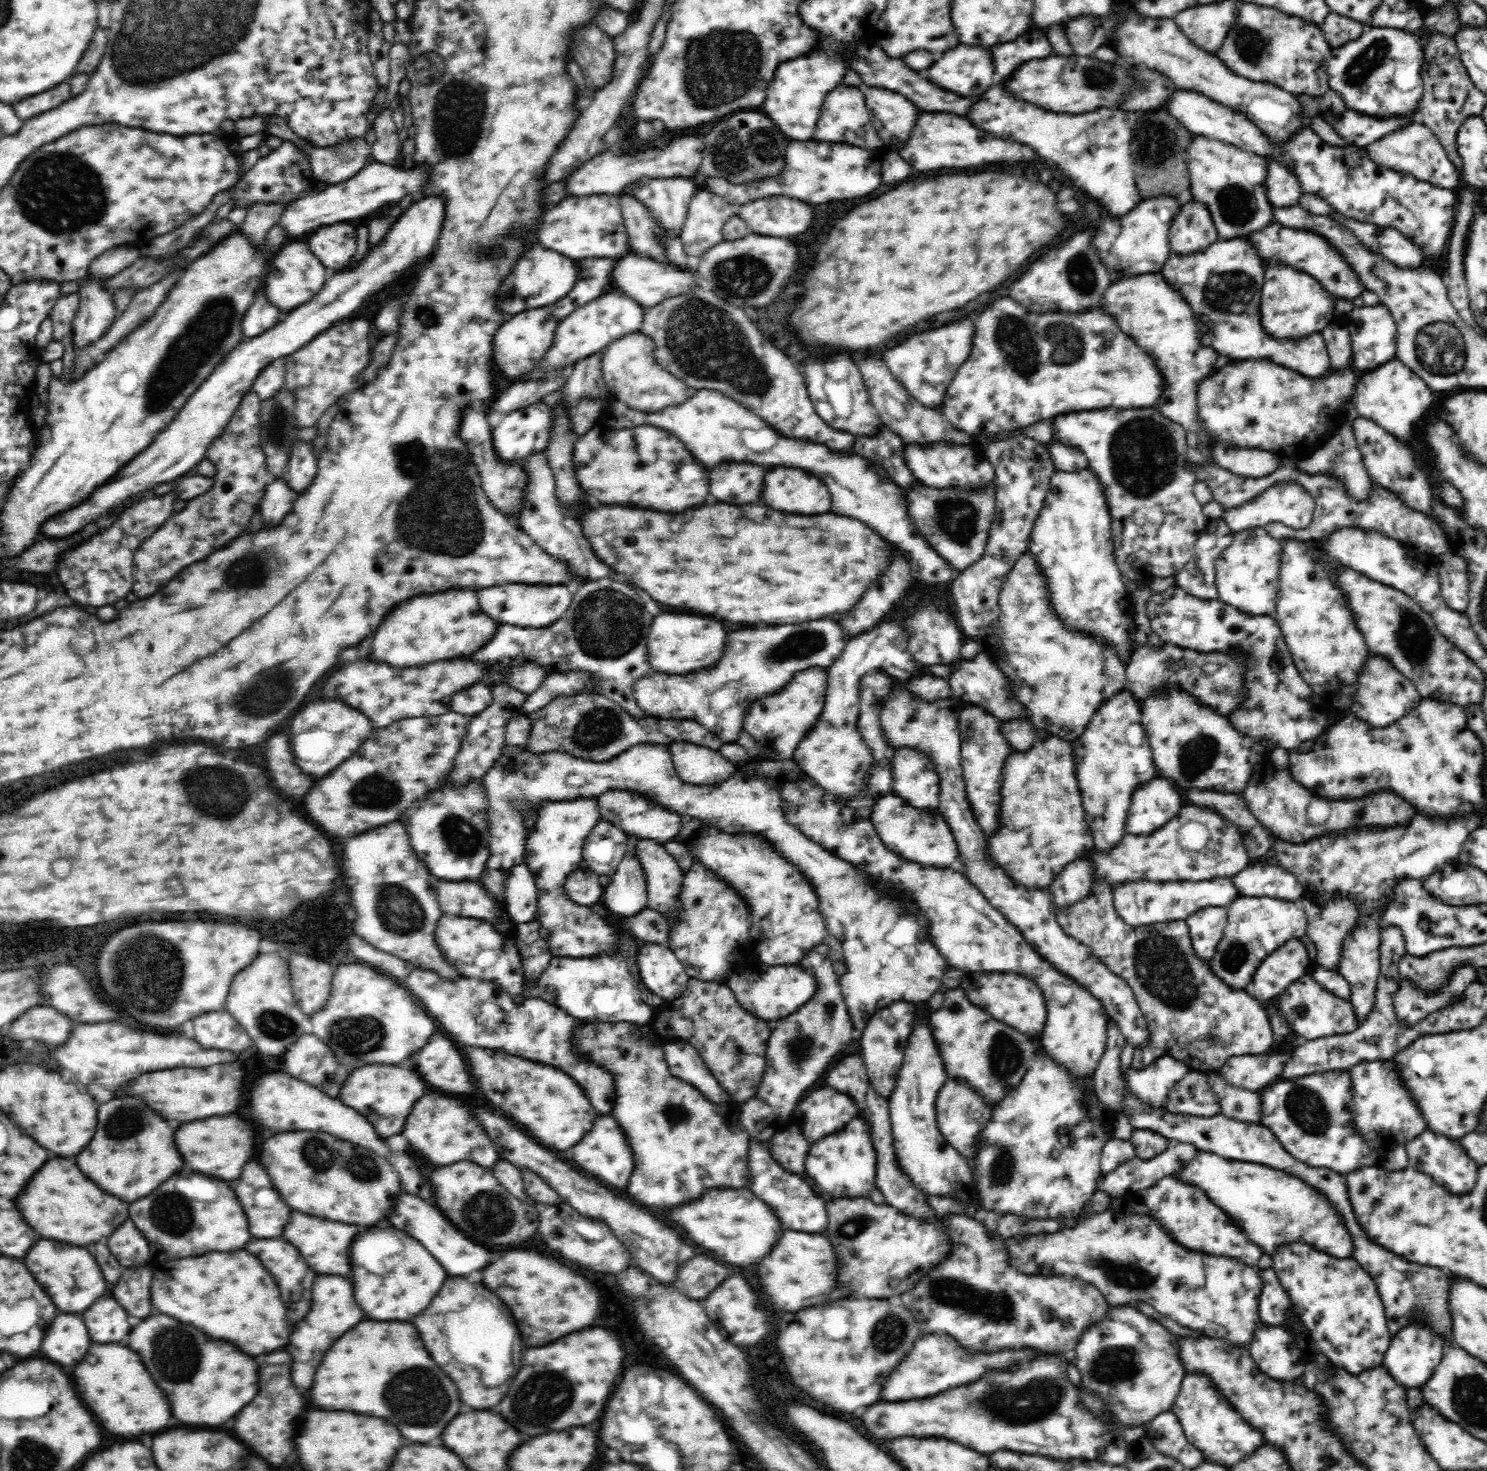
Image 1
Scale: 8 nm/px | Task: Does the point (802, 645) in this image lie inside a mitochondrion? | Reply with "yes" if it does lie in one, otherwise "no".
yes

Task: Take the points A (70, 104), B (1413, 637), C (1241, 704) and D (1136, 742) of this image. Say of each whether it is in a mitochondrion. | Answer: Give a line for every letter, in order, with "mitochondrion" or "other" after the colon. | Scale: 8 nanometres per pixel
A: other
B: mitochondrion
C: other
D: other

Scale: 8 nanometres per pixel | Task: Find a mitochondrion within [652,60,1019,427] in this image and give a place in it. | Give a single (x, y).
(703, 340)

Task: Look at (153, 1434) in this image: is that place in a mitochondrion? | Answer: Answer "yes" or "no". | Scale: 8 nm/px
no

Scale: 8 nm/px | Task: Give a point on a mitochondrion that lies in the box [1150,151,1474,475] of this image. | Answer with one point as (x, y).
(1440, 347)

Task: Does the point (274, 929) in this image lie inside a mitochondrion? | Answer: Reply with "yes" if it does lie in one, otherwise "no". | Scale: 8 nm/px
no

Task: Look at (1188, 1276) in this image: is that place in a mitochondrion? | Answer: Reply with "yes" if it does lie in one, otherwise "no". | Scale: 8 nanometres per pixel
no

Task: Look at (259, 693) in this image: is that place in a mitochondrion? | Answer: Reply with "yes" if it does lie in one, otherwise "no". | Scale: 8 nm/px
yes

